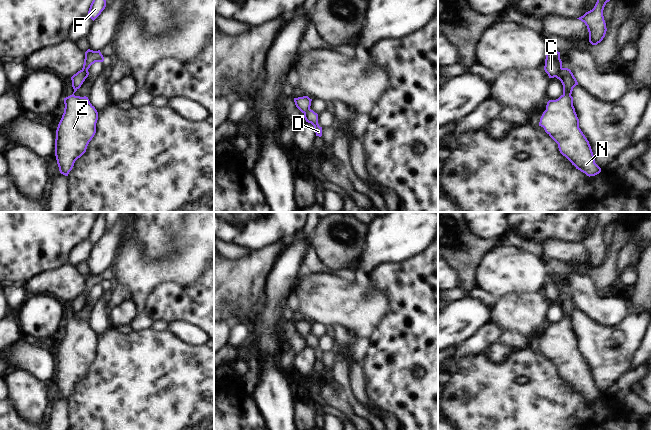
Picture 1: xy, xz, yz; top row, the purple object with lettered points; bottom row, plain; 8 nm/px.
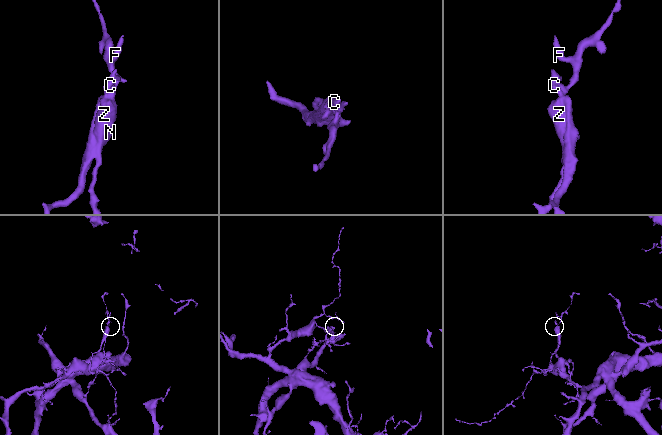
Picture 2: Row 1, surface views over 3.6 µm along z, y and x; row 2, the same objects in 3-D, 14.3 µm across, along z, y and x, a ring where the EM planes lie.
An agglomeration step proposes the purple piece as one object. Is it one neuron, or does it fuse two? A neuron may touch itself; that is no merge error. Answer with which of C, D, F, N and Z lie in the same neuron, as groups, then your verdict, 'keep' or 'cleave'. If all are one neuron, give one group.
C / D F N Z; cleave

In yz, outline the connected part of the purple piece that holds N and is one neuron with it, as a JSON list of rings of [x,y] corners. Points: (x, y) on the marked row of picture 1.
[[[562,68],[560,76],[563,94],[558,99],[547,102],[539,126],[543,127],[545,132],[558,144],[560,153],[576,169],[589,177],[595,176],[601,172],[601,168],[595,163],[589,141],[579,128],[579,119],[571,96],[578,82],[568,68]]]

